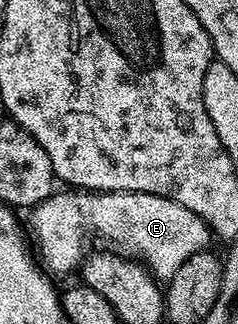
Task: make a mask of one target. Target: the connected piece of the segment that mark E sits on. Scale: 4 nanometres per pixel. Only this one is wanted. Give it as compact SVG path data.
M126 192L59 193L33 207L31 230L29 226L30 241L37 247L42 265L55 276L76 273L82 267L91 237L108 242L114 253L134 256L159 280L171 279L189 256L208 249L213 242L201 216L168 198Z

